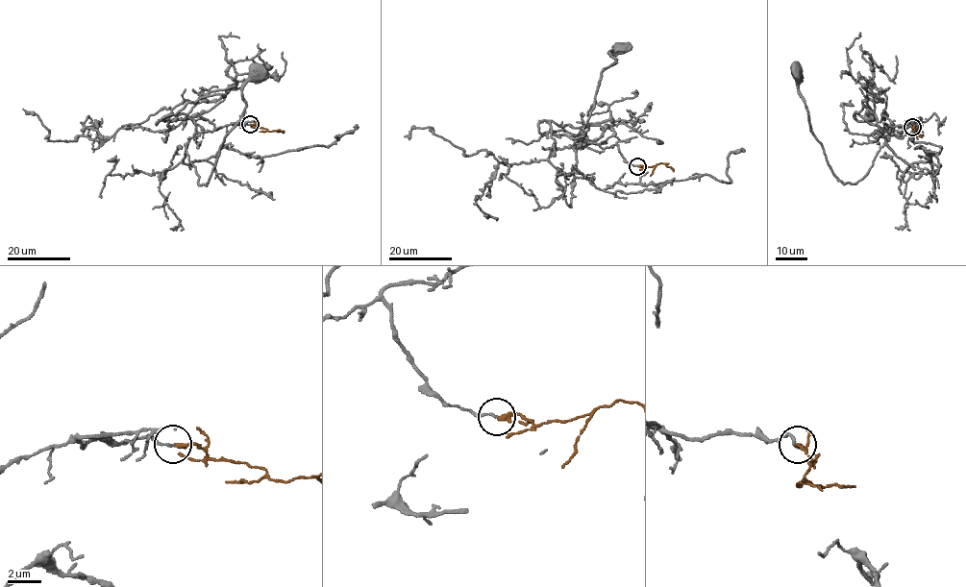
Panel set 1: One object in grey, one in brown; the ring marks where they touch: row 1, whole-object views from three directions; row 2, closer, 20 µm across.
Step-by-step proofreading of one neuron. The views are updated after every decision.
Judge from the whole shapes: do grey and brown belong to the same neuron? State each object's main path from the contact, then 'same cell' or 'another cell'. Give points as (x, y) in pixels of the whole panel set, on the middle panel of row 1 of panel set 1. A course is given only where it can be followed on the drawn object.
course grey (637, 166), (625, 159), (616, 144), (575, 147), (588, 128), (601, 74), (614, 62), (609, 52), (621, 45); course brown (638, 166), (646, 167), (664, 163), (673, 171); same cell

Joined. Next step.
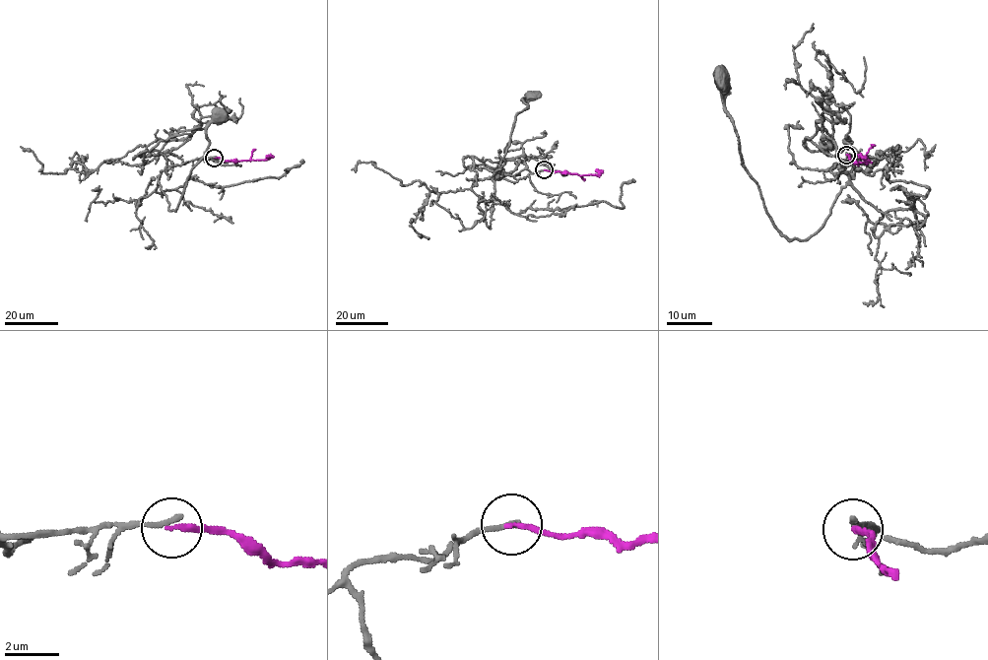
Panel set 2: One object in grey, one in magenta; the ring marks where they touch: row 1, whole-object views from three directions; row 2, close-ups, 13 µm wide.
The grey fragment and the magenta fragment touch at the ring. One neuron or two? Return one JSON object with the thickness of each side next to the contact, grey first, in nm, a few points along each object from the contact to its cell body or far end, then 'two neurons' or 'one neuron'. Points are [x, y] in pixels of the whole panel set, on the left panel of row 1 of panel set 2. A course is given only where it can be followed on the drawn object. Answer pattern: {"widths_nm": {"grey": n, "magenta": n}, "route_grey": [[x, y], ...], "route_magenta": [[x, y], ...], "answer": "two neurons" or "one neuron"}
{"widths_nm": {"grey": 240, "magenta": 190}, "route_grey": [[214, 157], [162, 171], [159, 184], [170, 211], [207, 149], [207, 126], [219, 115]], "route_magenta": [[214, 158], [225, 161], [268, 160], [268, 155]], "answer": "two neurons"}

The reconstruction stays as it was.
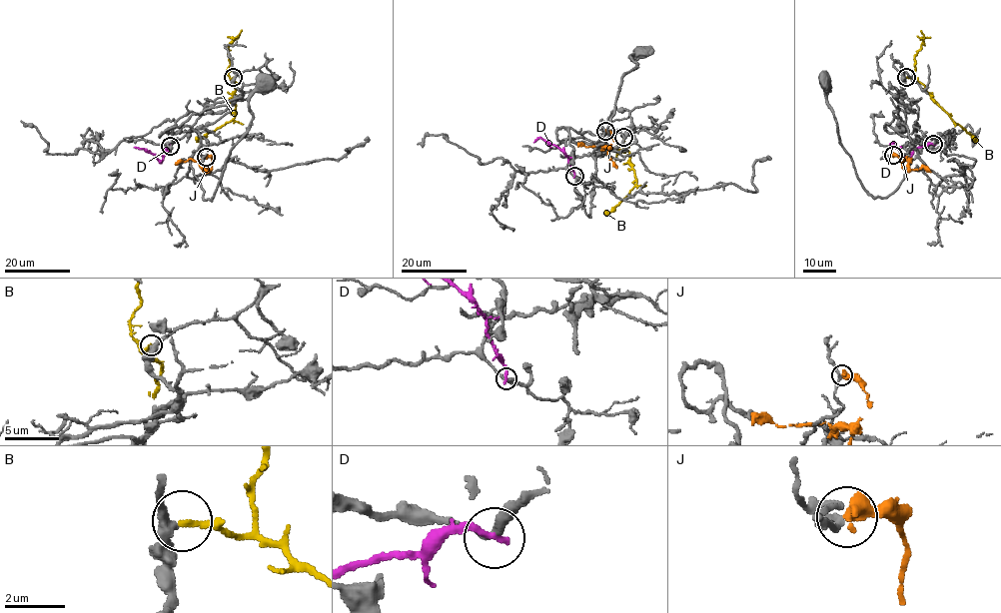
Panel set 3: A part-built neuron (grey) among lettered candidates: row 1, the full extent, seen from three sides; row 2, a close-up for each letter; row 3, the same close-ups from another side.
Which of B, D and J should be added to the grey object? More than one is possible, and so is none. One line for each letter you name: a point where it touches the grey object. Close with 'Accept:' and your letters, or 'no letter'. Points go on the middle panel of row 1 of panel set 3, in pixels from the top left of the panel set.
B: meets grey at (623, 137)
Accept: B

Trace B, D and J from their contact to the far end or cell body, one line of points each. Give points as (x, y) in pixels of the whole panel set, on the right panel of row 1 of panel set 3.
B: (906, 77), (922, 84), (930, 97), (976, 142)
D: (934, 145), (916, 148), (907, 158), (890, 144), (894, 142)
J: (893, 155), (907, 171), (906, 157), (900, 160)

